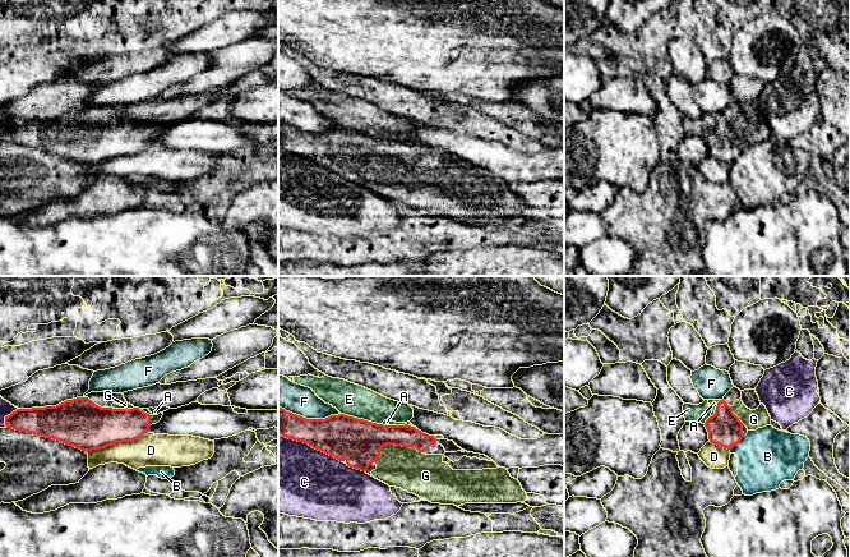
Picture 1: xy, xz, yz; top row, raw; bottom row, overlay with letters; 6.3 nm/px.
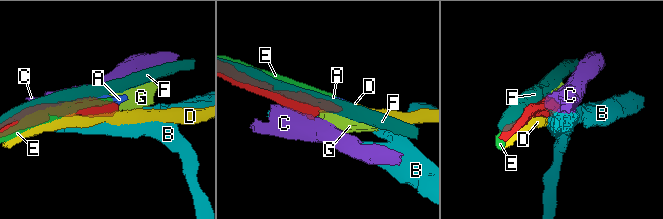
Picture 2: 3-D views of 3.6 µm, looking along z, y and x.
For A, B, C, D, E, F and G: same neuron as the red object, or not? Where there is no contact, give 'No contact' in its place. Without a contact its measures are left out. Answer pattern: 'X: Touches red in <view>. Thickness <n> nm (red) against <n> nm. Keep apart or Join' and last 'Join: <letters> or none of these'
A: Touches red in xz. Thickness 240 nm (red) against 40 nm. Keep apart
B: Touches red in yz. Thickness 220 nm (red) against 360 nm. Keep apart
C: Touches red in xz. Thickness 280 nm (red) against 460 nm. Keep apart
D: Touches red in xy. Thickness 300 nm (red) against 200 nm. Keep apart
E: Touches red in xz. Thickness 280 nm (red) against 200 nm. Keep apart
F: Touches red in xz. Thickness 280 nm (red) against 190 nm. Keep apart
G: Touches red in xz. Thickness 280 nm (red) against 260 nm. Join
Join: G

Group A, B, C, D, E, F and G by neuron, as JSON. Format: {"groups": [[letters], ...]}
{"groups": [["A", "E"], ["B"], ["C"], ["D"], ["F"], ["G"]]}

